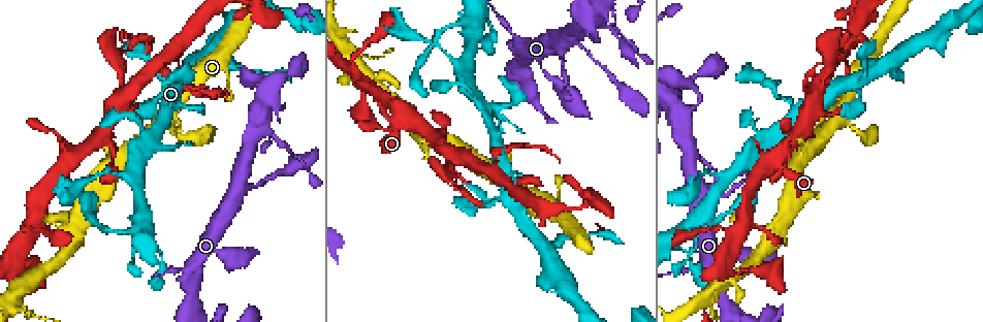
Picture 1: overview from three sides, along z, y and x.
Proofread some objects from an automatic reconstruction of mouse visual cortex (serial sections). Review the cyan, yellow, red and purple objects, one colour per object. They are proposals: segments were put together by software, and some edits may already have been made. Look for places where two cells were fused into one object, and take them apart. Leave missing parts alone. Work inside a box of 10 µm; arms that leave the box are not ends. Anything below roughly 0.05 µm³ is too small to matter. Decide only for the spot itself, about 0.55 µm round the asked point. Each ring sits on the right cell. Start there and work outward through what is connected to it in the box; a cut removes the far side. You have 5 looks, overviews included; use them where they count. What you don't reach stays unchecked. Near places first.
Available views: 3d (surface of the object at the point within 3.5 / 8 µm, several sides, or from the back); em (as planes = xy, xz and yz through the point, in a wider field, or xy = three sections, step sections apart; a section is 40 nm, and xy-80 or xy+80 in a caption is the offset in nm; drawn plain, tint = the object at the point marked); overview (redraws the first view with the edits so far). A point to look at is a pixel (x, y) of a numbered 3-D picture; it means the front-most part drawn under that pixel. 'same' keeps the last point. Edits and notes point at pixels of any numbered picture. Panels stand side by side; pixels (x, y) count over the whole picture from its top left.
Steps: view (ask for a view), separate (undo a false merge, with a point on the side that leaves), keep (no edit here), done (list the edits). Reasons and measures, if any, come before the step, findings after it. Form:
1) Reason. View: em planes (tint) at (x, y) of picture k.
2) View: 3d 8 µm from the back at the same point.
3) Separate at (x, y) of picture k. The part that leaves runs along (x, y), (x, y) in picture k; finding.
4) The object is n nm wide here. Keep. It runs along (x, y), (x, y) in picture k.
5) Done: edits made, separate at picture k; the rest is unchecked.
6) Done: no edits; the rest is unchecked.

A narrow waist. View: 3d 3.5 µm at (365, 111) of picture 1.

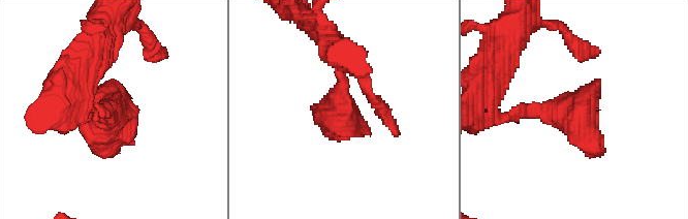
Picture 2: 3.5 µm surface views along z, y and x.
Need the tissue. View: em xy step 3 (tint) at (340, 108) of picture 2.

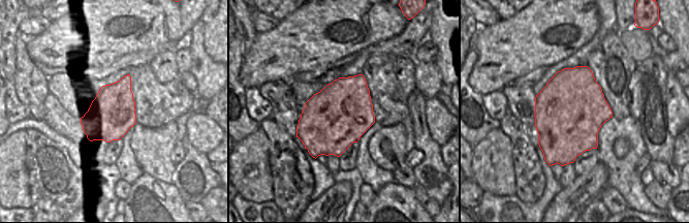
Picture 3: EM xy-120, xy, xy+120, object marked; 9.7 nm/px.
The object is 600 nm wide here. Keep. It runs along (509, 116), (568, 113), (602, 154) in picture 2; one cell here.

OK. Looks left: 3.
Thick turns thin. View: 3d 3.5 µm at (502, 133) of picture 1.

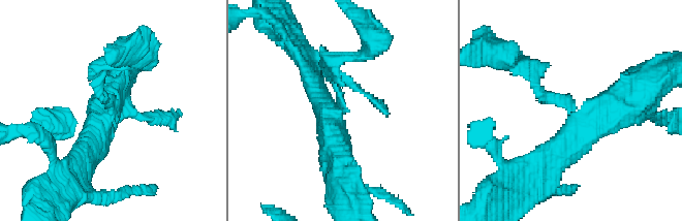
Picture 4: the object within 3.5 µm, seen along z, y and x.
3 arms meet here; the arms are 150, 350, 450 nm wide. View: em xy step 5 (tint) at (110, 114) of picture 4.

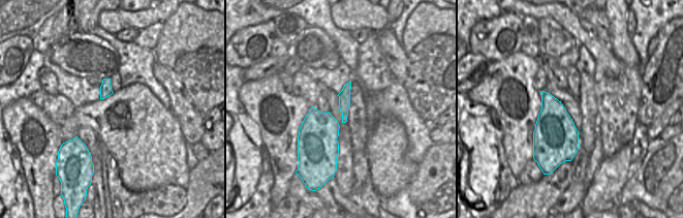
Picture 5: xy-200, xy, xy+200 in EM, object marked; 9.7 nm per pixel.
Keep. It runs along (627, 102), (590, 127), (545, 95), (529, 67) in picture 4; one cell here.

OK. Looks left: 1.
Done: no edits; the rest is unchecked.

